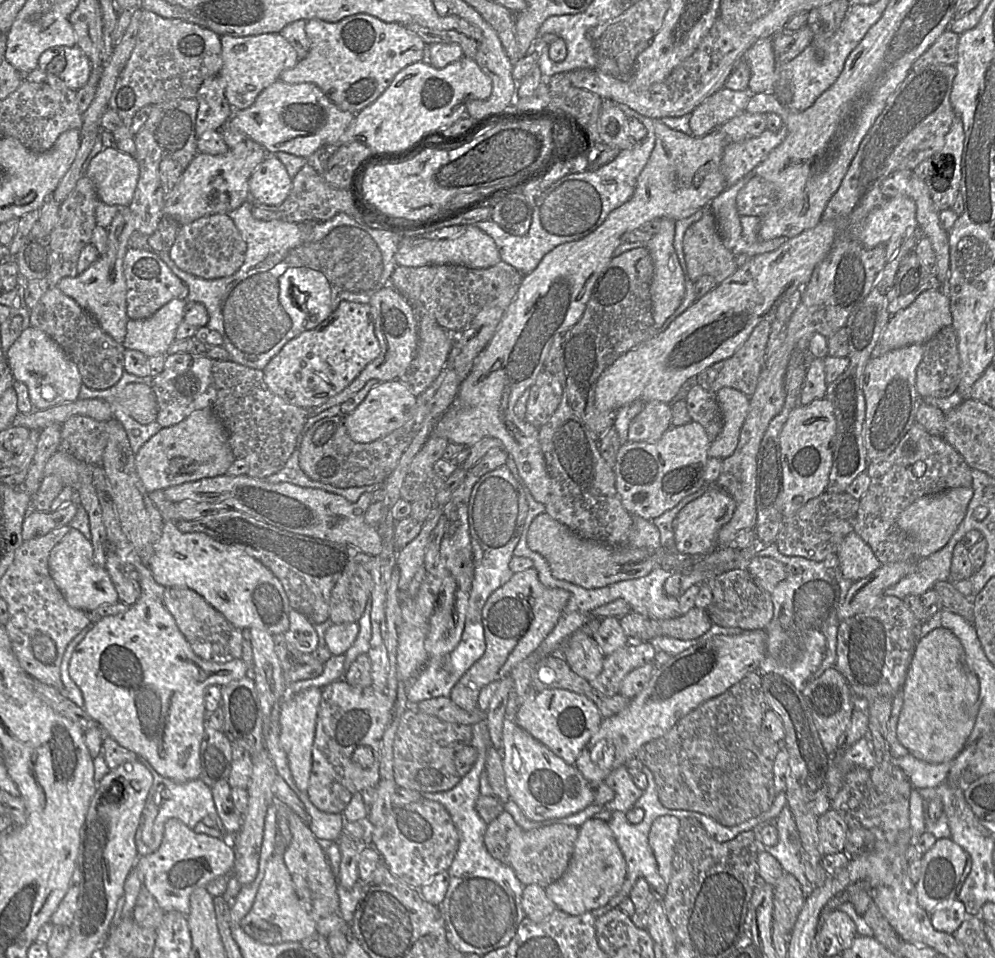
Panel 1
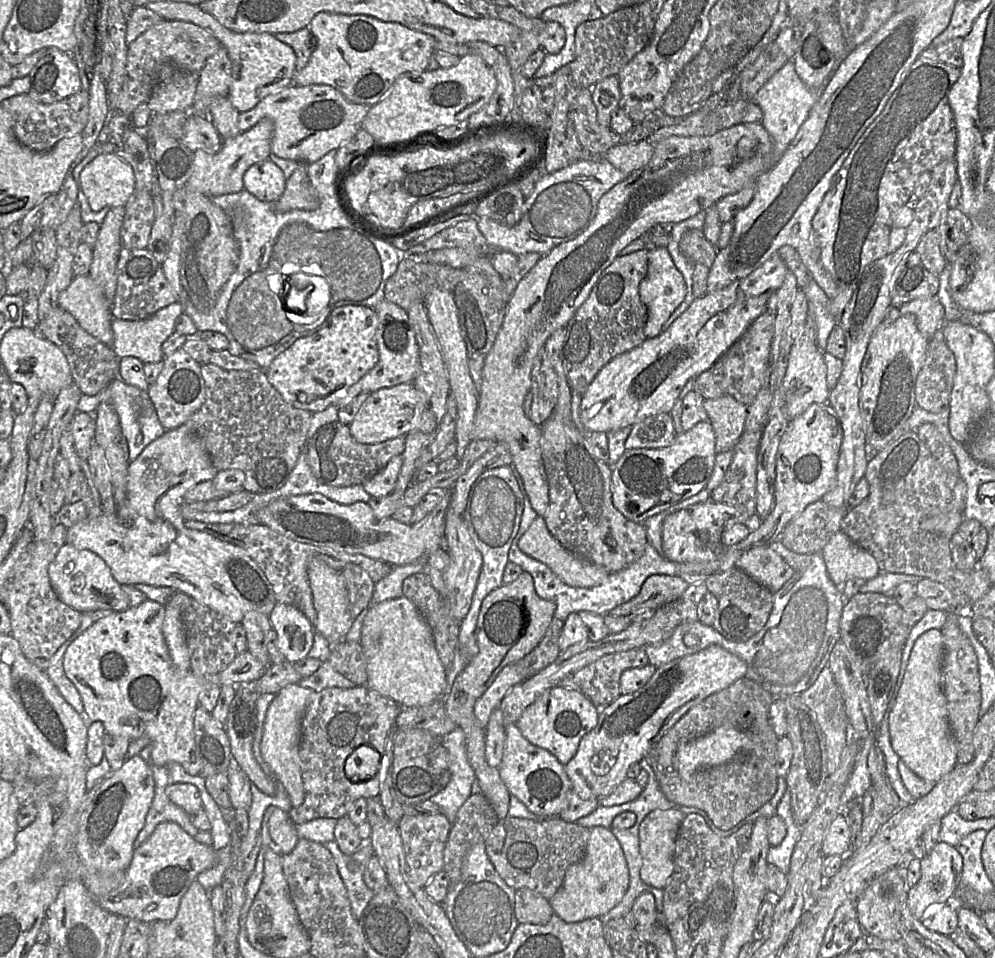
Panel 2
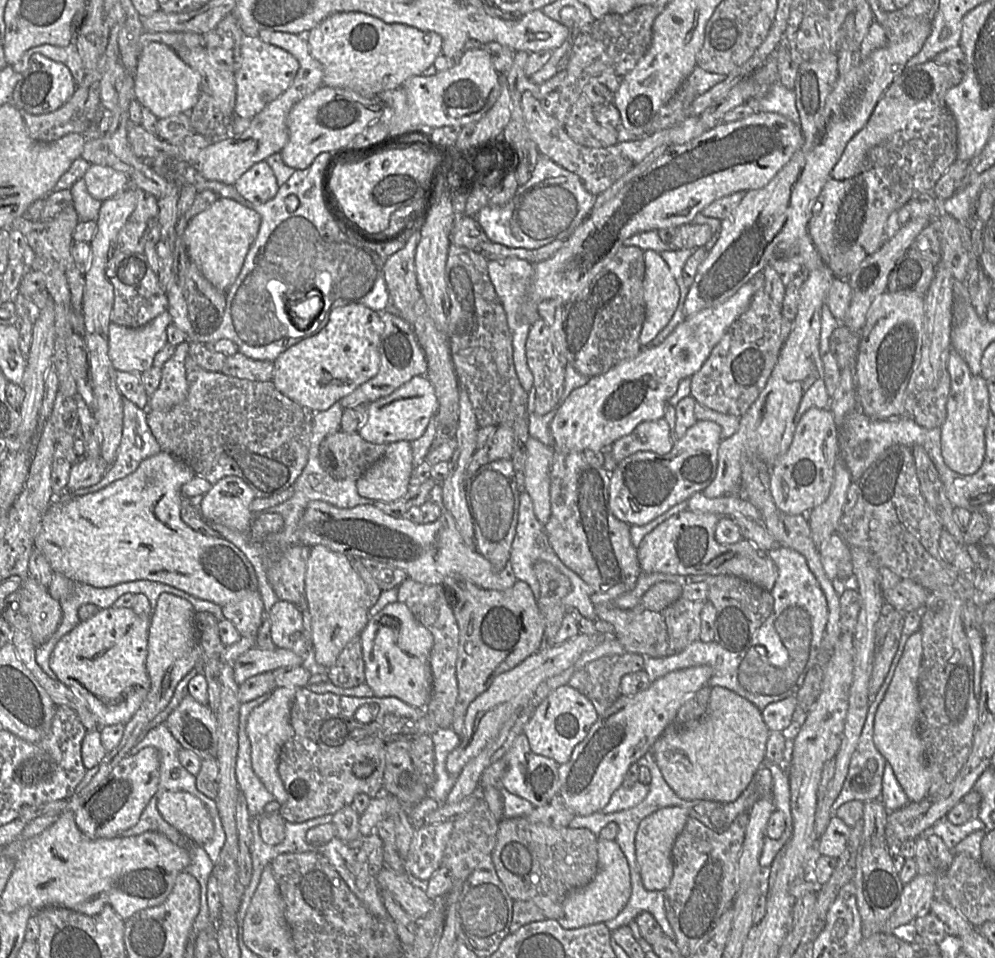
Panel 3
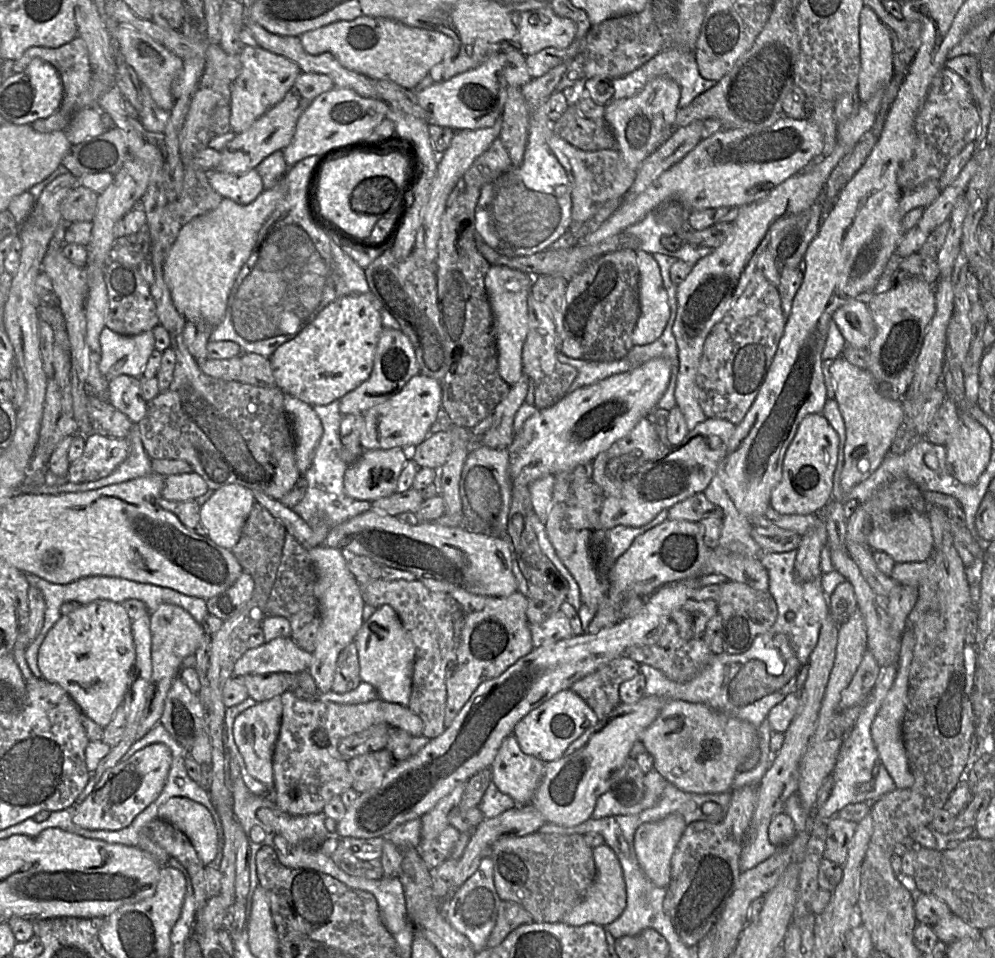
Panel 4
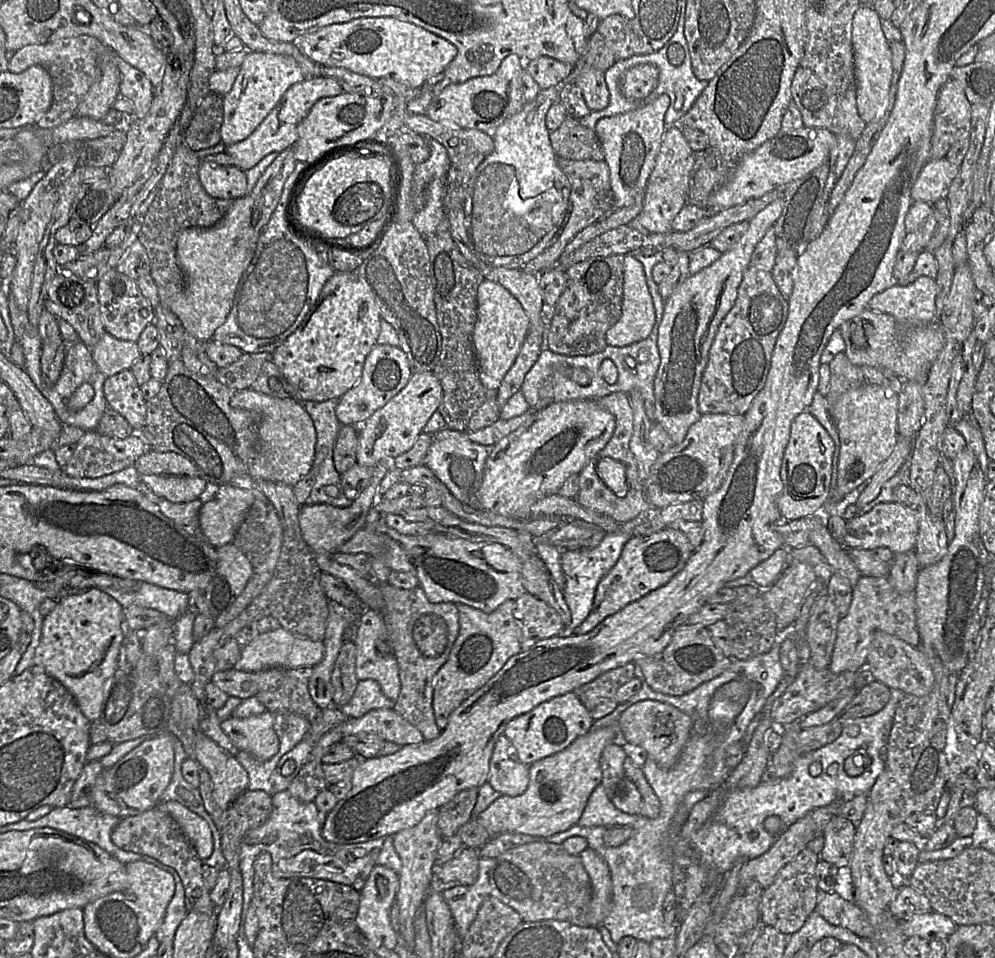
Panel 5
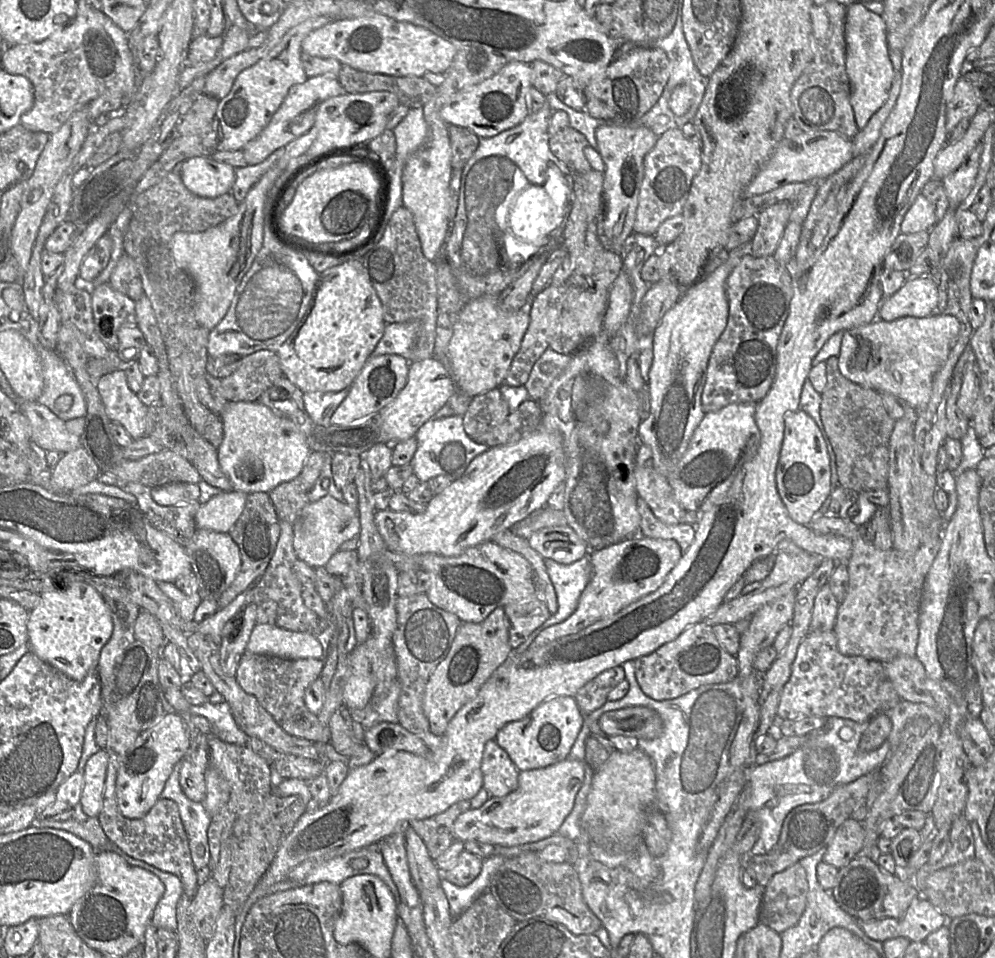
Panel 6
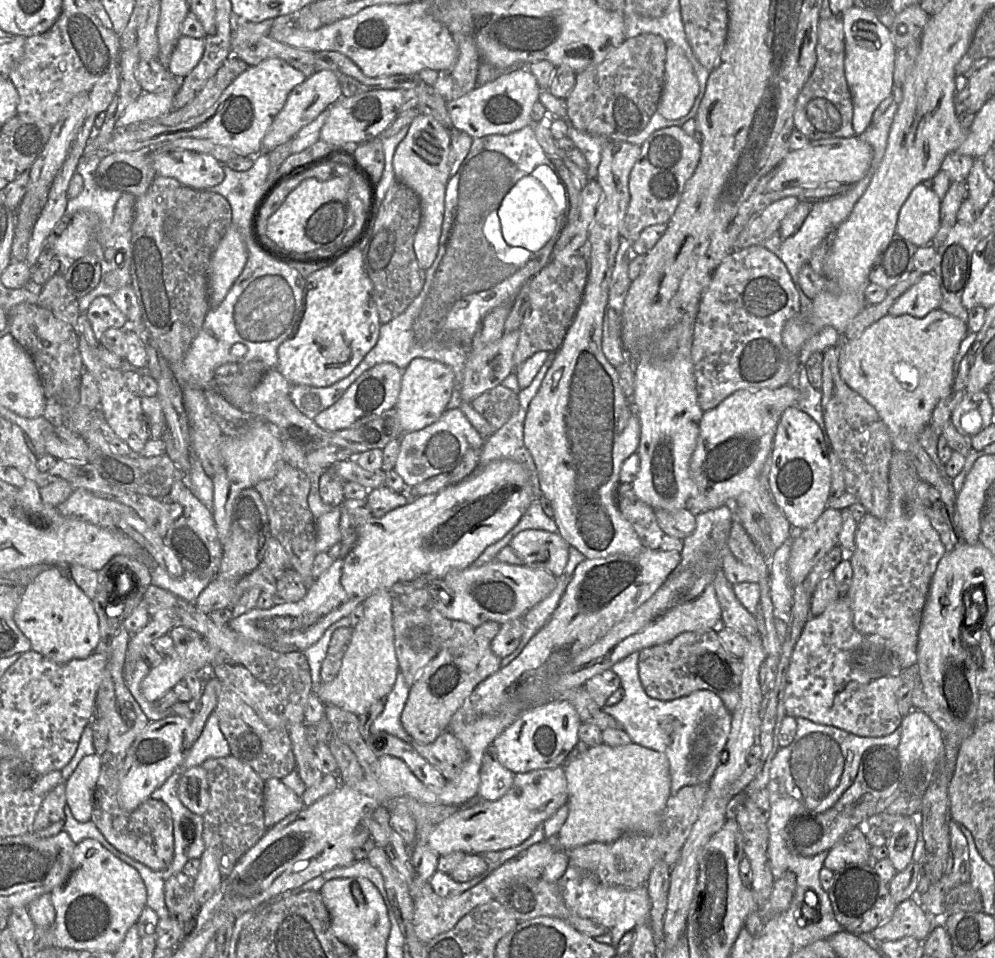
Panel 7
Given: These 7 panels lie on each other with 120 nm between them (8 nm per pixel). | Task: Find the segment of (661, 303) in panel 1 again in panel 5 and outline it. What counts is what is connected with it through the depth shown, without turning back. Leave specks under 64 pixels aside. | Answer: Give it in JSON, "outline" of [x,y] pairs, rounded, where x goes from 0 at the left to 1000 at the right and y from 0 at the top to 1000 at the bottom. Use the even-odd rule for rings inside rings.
{"outline":[[[628,266],[626,286],[624,331],[609,348],[609,357],[613,361],[630,361],[649,354],[653,350],[659,334],[655,309],[650,297],[646,276],[637,267]]]}

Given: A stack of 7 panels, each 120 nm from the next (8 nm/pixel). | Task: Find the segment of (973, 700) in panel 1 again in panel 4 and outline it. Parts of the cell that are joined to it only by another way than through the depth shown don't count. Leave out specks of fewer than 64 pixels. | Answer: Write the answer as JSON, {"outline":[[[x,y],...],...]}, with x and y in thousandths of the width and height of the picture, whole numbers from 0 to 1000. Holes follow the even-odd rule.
{"outline":[[[911,659],[906,665],[906,678],[903,688],[903,699],[896,717],[894,718],[886,737],[877,753],[875,759],[875,768],[878,778],[883,786],[884,793],[889,800],[893,809],[896,811],[901,823],[912,824],[918,820],[920,812],[915,805],[911,783],[907,770],[907,755],[913,732],[913,705],[916,690],[918,687],[918,677],[920,666],[918,659]]]}

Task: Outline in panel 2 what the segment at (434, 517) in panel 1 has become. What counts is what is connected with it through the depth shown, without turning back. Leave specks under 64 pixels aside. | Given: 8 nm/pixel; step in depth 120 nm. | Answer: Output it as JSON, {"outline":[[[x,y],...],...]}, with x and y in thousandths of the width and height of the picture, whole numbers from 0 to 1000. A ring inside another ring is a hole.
{"outline":[[[428,584],[412,589],[396,591],[393,597],[377,610],[375,623],[371,635],[391,625],[399,625],[405,622],[405,608],[415,599],[425,597],[428,594]]]}

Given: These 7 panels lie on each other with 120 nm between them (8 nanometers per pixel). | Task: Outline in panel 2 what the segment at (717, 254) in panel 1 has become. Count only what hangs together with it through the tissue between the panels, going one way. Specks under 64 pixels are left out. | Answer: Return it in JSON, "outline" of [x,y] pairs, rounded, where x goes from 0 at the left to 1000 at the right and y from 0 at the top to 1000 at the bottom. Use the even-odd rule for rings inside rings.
{"outline":[[[705,239],[689,241],[683,251],[683,262],[695,276],[707,276],[713,281],[724,260],[709,247]]]}

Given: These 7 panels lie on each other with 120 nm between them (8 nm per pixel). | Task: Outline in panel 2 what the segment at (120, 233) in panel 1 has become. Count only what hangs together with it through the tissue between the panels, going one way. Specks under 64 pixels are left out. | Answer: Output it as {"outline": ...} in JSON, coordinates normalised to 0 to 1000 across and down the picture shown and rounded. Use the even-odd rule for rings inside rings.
{"outline":[[[89,286],[74,289],[70,297],[58,310],[58,318],[71,327],[80,340],[103,358],[113,361],[113,316],[106,310],[103,302],[95,295]]]}

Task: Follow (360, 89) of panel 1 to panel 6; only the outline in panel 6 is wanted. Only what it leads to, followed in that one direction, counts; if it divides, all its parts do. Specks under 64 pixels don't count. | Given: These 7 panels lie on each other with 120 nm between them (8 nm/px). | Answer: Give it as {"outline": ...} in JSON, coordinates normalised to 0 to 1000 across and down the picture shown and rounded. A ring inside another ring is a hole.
{"outline":[[[386,16],[335,21],[312,33],[304,43],[304,52],[314,58],[336,61],[361,74],[416,80],[430,75],[445,77],[458,56],[455,46],[432,31]]]}

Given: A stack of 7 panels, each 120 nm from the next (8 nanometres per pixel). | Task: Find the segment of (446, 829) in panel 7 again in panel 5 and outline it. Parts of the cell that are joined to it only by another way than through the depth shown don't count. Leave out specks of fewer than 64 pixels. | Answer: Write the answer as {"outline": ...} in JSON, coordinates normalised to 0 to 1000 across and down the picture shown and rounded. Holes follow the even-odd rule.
{"outline":[[[620,755],[602,761],[594,759],[593,763],[579,770],[565,784],[535,797],[532,802],[532,818],[526,829],[519,832],[503,831],[487,847],[477,851],[477,856],[490,867],[492,874],[507,870],[551,874],[571,866],[581,859],[594,828],[603,819],[605,814],[604,787],[607,781],[616,775],[620,778],[630,776],[623,769],[623,760]]]}

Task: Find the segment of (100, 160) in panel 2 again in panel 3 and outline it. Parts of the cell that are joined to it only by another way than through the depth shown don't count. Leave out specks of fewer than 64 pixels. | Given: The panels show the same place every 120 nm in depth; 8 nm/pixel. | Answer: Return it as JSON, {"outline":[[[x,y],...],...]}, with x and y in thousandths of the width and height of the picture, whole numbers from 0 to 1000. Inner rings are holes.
{"outline":[[[90,172],[82,186],[89,203],[105,210],[130,195],[130,185],[110,173]]]}

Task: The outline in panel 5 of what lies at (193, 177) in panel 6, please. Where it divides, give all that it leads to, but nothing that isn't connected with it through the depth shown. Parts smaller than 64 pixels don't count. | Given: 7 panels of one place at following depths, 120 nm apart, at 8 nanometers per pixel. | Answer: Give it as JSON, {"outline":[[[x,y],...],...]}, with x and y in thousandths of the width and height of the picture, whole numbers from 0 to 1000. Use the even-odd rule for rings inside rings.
{"outline":[[[203,168],[200,187],[207,200],[218,208],[239,208],[249,203],[247,178]]]}

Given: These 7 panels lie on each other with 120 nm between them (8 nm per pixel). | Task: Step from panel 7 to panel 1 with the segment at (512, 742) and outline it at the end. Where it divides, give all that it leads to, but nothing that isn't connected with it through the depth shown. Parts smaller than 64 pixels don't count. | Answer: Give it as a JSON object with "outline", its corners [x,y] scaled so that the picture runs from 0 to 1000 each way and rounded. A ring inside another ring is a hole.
{"outline":[[[550,719],[540,722],[534,731],[523,736],[517,752],[560,790],[577,799],[586,780],[601,763],[606,749],[600,737],[590,728],[569,719]]]}

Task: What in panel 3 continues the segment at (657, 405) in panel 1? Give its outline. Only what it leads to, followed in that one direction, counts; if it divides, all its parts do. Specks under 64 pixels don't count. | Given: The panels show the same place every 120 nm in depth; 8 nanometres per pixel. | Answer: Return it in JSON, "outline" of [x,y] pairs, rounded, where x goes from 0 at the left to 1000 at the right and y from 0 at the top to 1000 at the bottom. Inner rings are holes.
{"outline":[[[663,436],[643,442],[634,452],[616,461],[613,471],[622,483],[641,471],[668,474],[675,470],[676,465],[672,443],[667,436]]]}

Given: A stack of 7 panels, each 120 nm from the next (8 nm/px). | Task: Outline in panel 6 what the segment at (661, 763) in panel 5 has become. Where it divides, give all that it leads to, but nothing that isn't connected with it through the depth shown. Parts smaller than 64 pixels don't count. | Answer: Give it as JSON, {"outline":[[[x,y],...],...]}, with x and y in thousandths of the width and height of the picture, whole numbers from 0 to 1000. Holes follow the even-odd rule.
{"outline":[[[646,737],[631,738],[605,745],[600,756],[609,769],[654,772],[662,769],[667,756],[663,746]]]}

